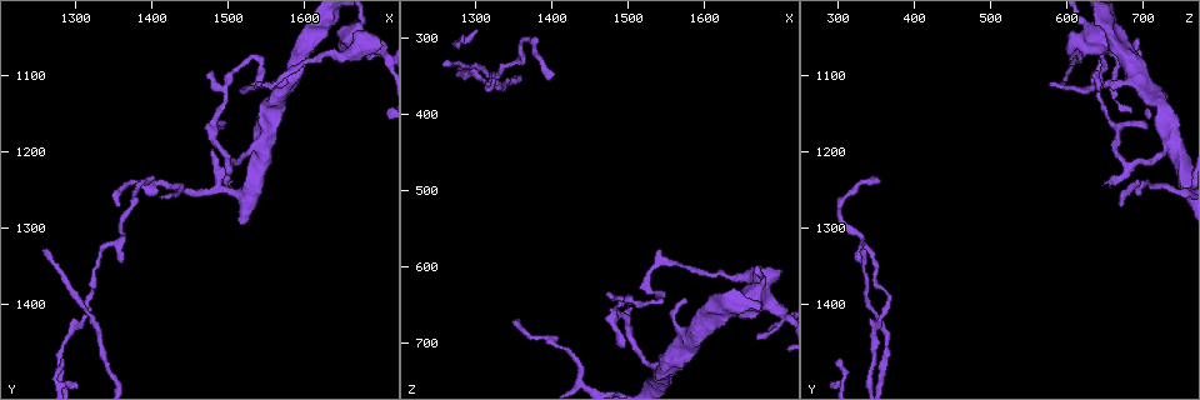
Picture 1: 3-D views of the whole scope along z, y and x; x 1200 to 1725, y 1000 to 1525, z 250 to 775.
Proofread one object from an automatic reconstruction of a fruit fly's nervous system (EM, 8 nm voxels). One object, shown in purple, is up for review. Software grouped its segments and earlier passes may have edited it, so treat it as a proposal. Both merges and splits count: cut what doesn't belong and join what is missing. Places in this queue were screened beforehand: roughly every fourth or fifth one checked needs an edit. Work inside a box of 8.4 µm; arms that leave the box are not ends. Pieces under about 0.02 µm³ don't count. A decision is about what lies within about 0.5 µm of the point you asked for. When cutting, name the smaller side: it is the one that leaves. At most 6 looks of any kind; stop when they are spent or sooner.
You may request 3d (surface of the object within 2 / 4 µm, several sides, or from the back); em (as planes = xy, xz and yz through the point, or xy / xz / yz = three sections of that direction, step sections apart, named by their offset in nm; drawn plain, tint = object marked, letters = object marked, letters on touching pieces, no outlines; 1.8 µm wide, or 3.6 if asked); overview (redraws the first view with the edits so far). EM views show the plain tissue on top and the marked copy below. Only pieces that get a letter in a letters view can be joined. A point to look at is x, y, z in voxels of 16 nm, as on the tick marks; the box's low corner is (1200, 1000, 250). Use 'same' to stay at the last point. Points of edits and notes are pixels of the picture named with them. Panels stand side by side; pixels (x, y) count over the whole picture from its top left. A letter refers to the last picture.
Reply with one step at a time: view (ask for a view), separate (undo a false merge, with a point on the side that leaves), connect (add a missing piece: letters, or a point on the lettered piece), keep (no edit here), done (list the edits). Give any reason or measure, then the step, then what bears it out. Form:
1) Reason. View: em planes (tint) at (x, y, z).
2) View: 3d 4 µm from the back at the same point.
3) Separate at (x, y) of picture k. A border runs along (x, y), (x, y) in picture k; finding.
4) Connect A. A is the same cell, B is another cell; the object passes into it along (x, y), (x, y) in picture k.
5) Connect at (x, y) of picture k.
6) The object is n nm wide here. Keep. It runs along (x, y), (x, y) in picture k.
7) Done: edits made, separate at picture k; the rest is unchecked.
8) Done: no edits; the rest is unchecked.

View: 3d 4 µm at (1530, 1115, 605).

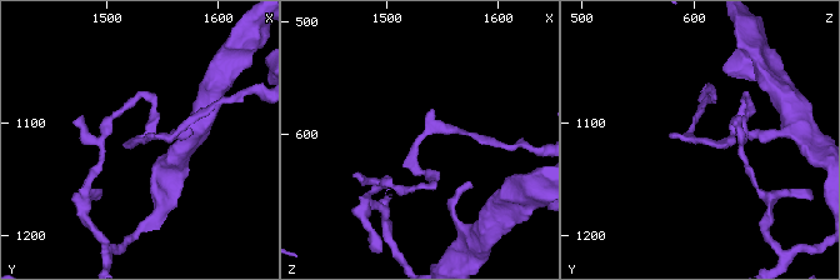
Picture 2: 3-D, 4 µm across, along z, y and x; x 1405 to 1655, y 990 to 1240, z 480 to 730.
View: em xy step 4 (tint) at (1530, 1114, 604).

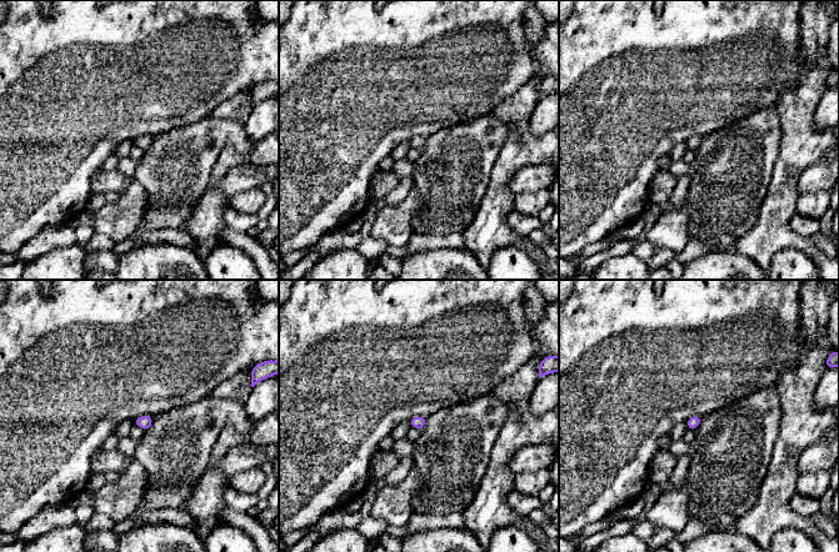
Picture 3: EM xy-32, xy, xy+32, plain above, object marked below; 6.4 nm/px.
View: em planes (letters) at the same point.

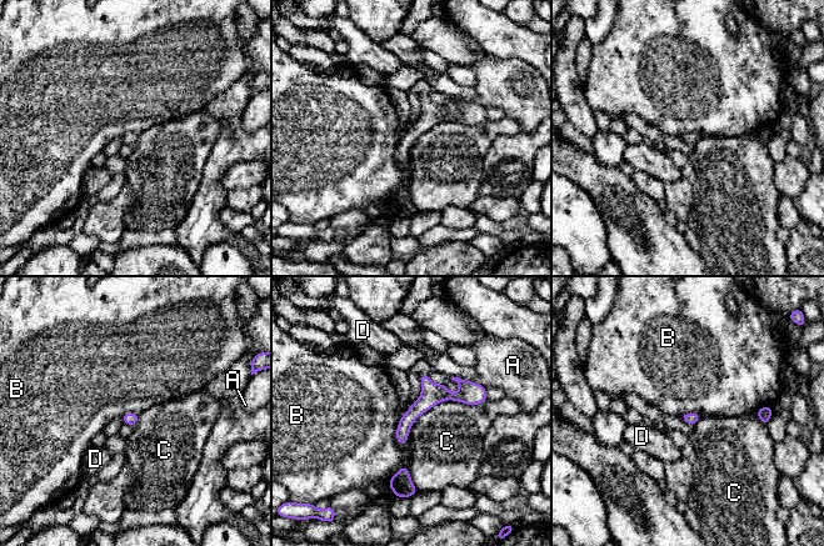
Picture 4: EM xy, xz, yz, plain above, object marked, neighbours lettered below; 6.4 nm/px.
Keep. A, B, C and D are other cells; it runs along (482, 390), (430, 396), (399, 439) in picture 4; all the same cell.

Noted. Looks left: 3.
Three-way junction. View: em planes (letters) at (1665, 1050, 635).

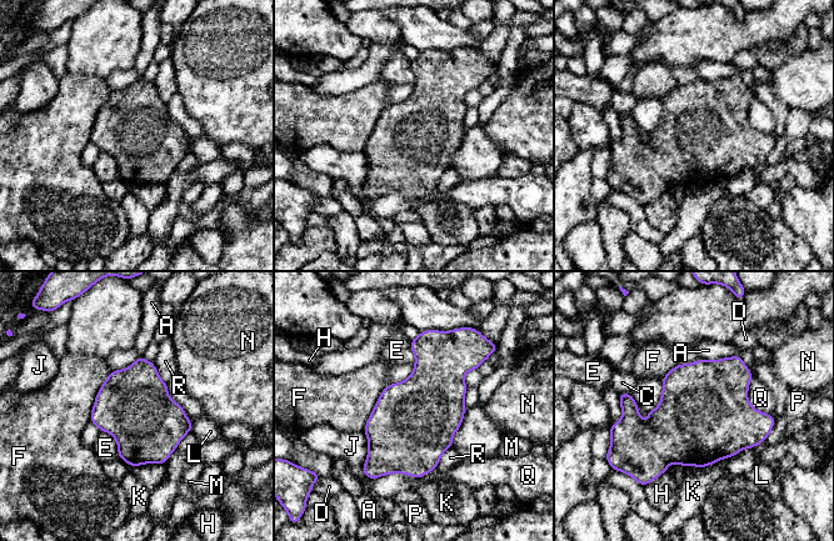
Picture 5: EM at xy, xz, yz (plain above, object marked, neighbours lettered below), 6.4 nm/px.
Keep. A, C, D, E, F, H, J, K, L, M, N, P, Q and R are other cells; a border runs along (100, 430), (114, 439), (119, 456) in picture 5; one cell here.

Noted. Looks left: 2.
Branch stops here. View: em planes (tint) at (1490, 1170, 705).

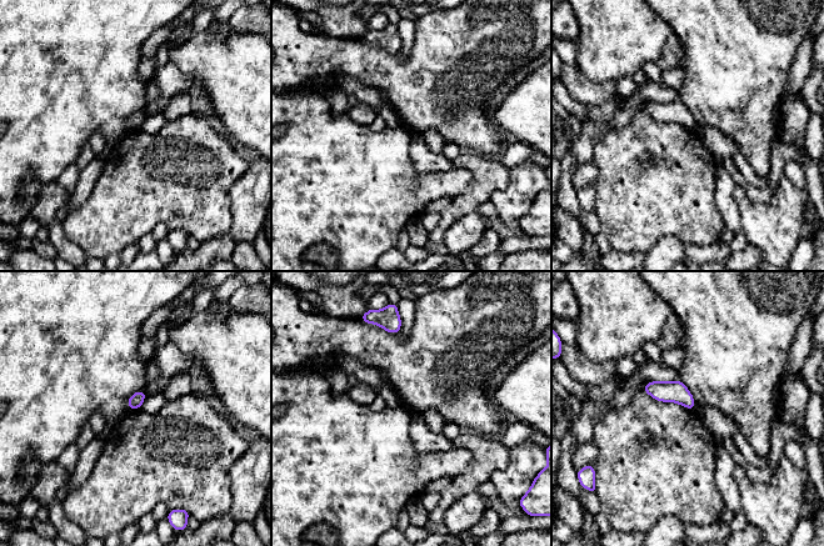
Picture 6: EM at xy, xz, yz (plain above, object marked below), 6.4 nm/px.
What lies round it. View: em planes (letters) at the same point.

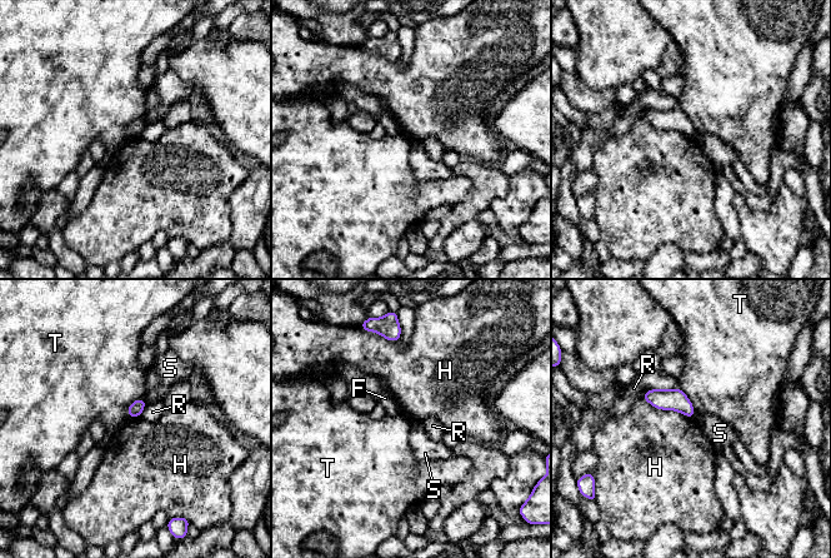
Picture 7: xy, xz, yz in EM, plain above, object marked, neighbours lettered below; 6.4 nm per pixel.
Keep. F, H, R, S and T are other cells; a border runs along (640, 397), (656, 408), (692, 418) in picture 7; none of them fits.

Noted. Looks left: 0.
Done: no edits; the rest is unchecked.

